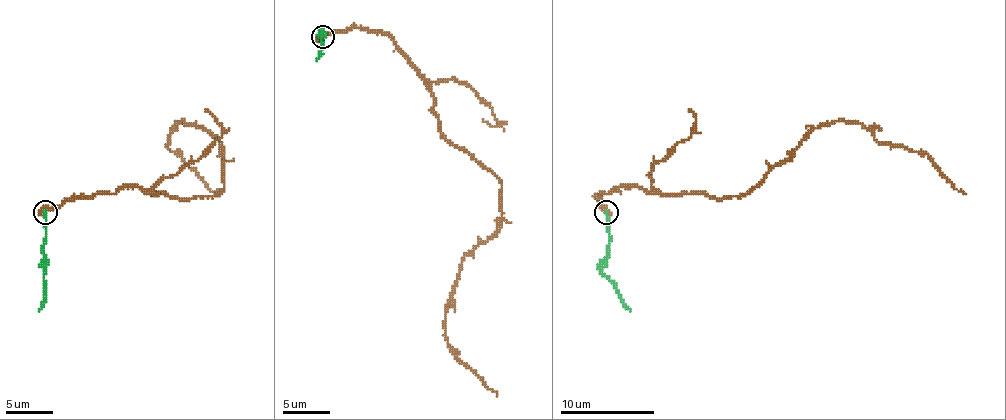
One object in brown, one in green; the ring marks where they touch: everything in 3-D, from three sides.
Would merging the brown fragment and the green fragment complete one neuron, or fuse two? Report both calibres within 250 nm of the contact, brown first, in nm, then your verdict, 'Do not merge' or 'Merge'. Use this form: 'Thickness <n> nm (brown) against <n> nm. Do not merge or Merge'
Thickness 480 nm (brown) against 200 nm. Do not merge

